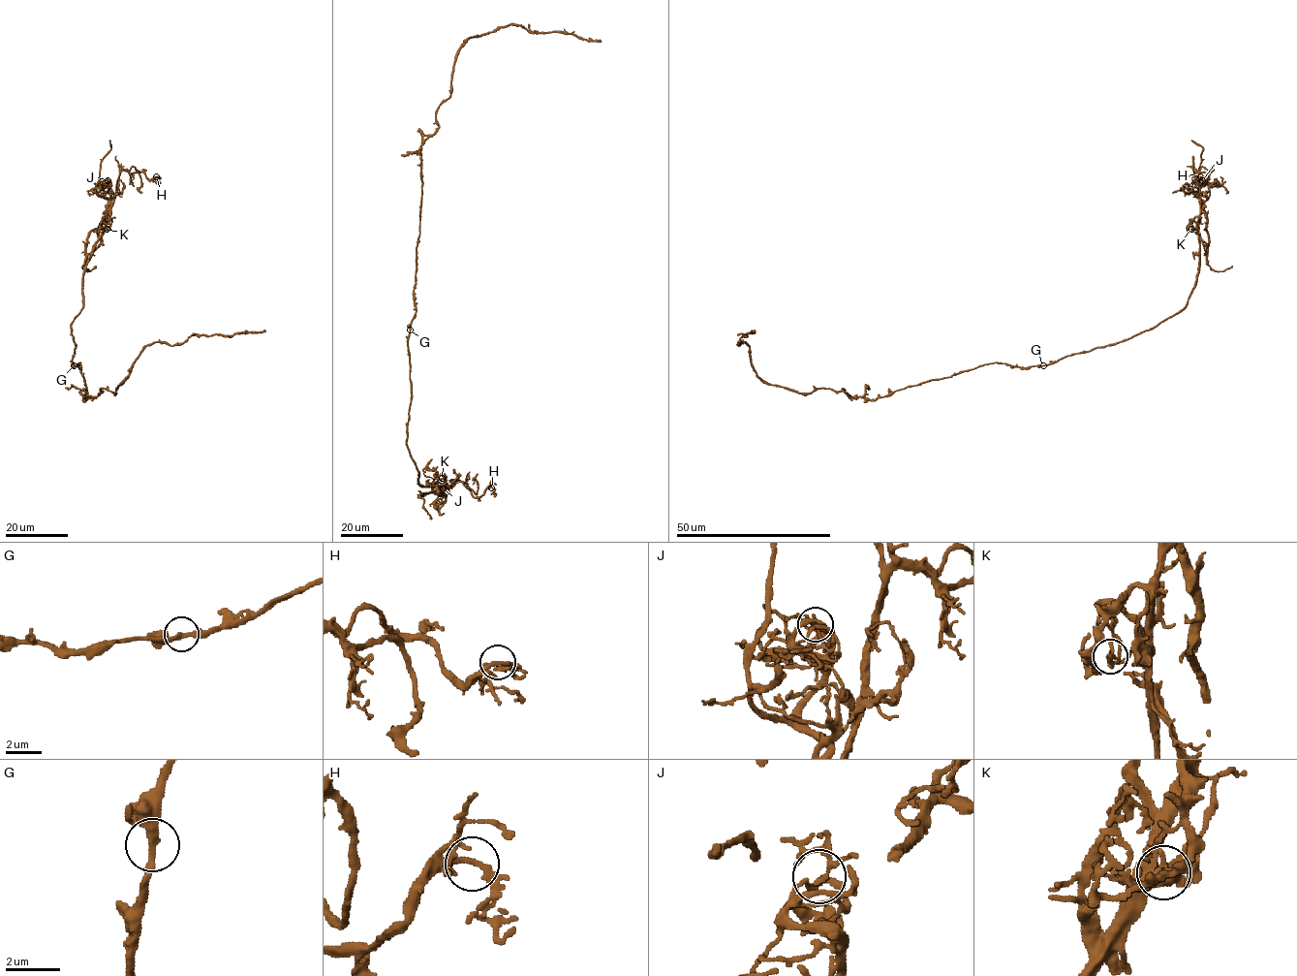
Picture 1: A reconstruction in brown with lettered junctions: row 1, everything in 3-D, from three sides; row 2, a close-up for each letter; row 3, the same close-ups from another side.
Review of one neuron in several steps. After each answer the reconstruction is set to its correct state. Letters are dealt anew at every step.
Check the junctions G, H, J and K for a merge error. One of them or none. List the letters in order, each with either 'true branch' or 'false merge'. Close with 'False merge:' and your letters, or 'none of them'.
G: true branch
H: true branch
J: true branch
K: false merge
False merge: K

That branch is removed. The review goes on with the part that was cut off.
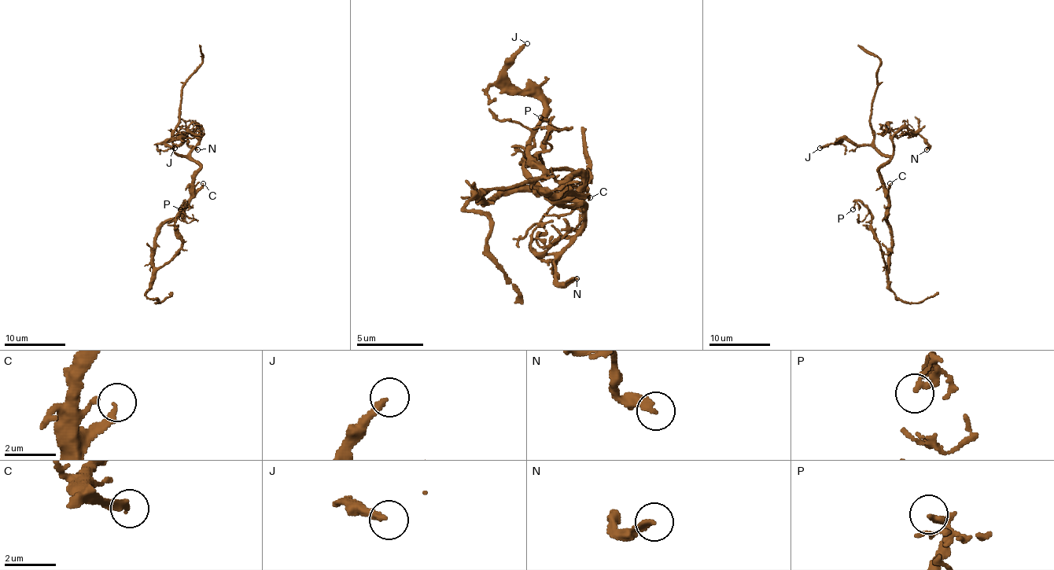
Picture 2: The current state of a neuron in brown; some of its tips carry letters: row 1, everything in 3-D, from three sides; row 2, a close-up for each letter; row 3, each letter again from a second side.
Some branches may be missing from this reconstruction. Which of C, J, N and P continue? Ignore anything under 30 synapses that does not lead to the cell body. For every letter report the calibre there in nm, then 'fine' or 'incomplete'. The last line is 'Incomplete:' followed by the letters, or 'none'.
C: 240 nm | fine
J: 240 nm | fine
N: 240 nm | fine
P: 200 nm | fine
Incomplete: none

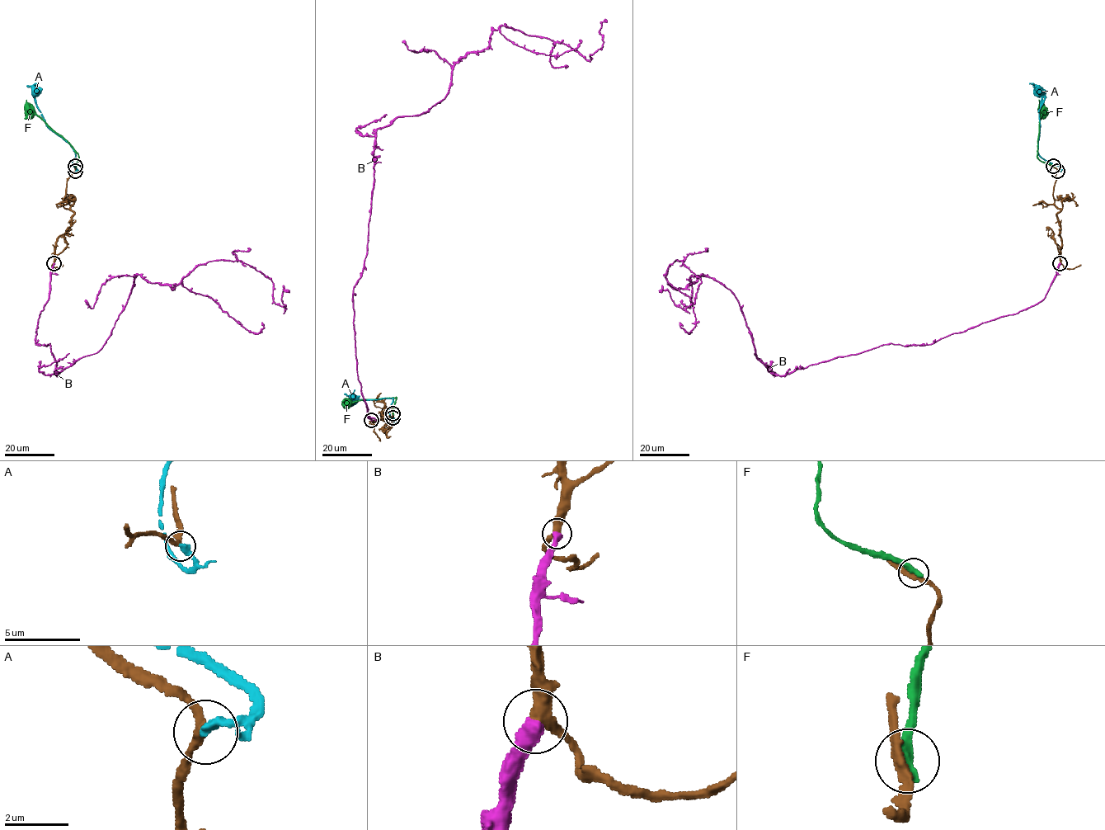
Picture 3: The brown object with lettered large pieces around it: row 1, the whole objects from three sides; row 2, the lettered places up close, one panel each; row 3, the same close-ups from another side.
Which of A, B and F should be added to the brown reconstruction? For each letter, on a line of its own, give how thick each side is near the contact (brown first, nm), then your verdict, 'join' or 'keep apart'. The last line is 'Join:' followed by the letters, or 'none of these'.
A: 260/340 nm | keep apart
B: 360/480 nm | join
F: 280/400 nm | keep apart
Join: B

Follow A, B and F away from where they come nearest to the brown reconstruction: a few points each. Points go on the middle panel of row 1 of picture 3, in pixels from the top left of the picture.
A: (393, 418), (390, 412), (392, 398), (358, 398), (352, 402), (350, 395), (355, 389)
B: (371, 420), (352, 293), (367, 252), (375, 132), (445, 96), (453, 65), (501, 25), (590, 61), (607, 21)
F: (393, 413), (396, 398), (354, 402), (346, 402), (344, 398)

